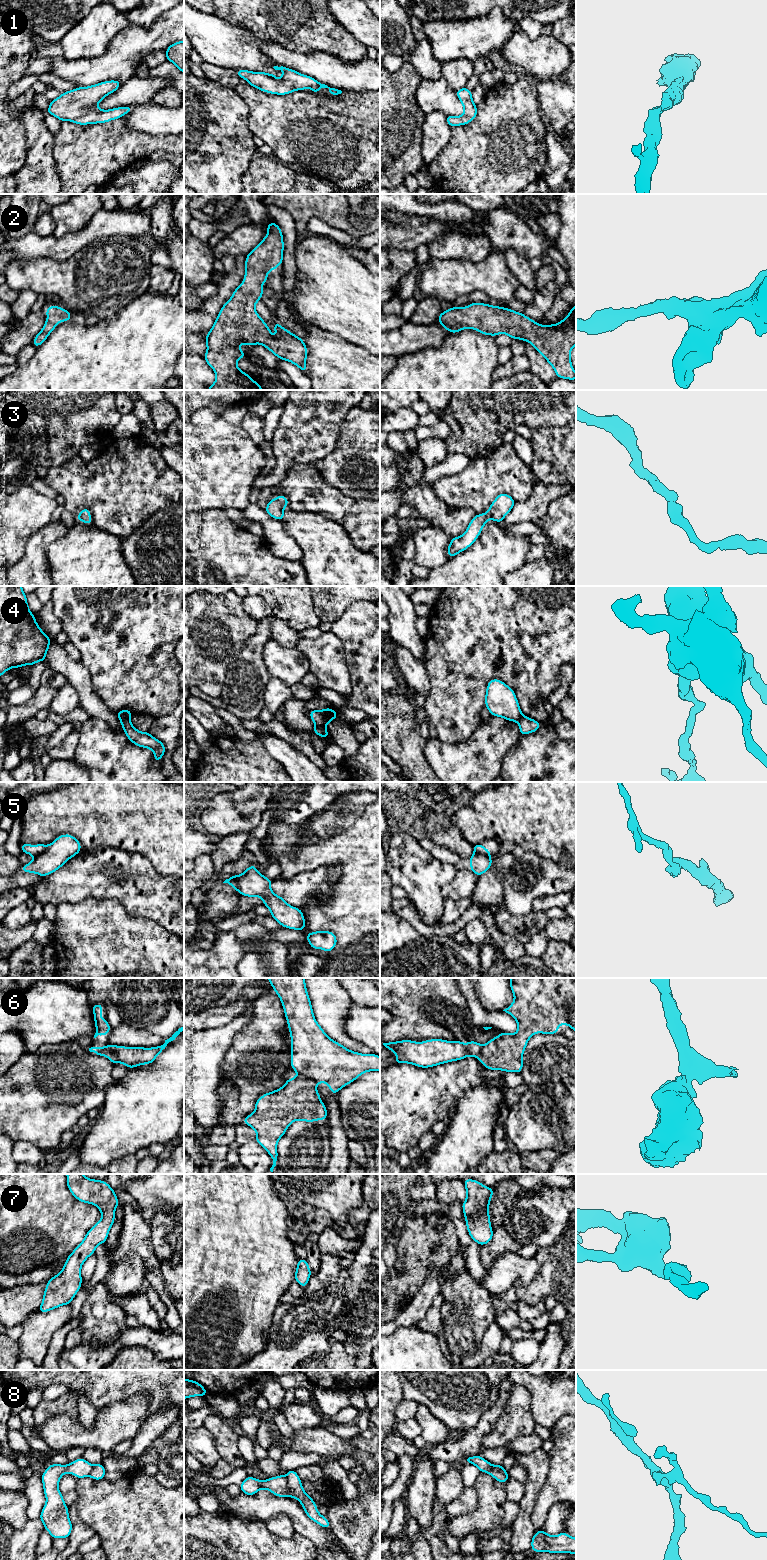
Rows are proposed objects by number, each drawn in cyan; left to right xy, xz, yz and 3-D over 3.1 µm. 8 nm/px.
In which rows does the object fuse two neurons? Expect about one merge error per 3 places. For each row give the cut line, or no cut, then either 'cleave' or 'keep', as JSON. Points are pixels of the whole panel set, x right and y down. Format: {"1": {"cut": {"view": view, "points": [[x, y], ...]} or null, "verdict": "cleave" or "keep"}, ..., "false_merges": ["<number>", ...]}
{"1": {"cut": null, "verdict": "keep"}, "2": {"cut": null, "verdict": "keep"}, "3": {"cut": null, "verdict": "keep"}, "4": {"cut": {"view": "xz", "points": [[325, 725], [315, 727]]}, "verdict": "cleave"}, "5": {"cut": {"view": "xz", "points": [[233, 876], [238, 891]]}, "verdict": "cleave"}, "6": {"cut": {"view": "xz", "points": [[298, 1074], [311, 1078], [316, 1083]]}, "verdict": "cleave"}, "7": {"cut": null, "verdict": "keep"}, "8": {"cut": {"view": "xz", "points": [[285, 1476], [288, 1496]]}, "verdict": "cleave"}, "false_merges": ["4", "5", "6", "8"]}

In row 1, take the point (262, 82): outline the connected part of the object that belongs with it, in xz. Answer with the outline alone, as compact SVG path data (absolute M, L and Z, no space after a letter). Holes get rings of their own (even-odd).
M273 67L275 70L282 70L283 75L280 79L275 77L275 74L268 74L266 72L252 72L249 70L239 69L236 71L241 79L246 79L249 85L257 88L263 92L286 95L297 90L312 89L314 94L318 94L321 88L328 88L329 92L333 95L341 94L342 91L330 88L322 84L314 78L301 74L295 70L286 67Z

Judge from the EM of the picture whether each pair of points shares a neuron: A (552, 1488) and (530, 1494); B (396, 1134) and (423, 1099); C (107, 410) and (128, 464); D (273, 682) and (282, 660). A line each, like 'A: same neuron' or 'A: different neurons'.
A: different neurons
B: same neuron
C: different neurons
D: different neurons

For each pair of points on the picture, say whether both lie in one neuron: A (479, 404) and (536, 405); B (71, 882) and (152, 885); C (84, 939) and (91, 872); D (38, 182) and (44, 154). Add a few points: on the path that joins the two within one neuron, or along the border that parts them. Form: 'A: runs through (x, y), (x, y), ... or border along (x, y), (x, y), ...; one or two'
A: runs through (493, 404), (522, 404); one
B: runs through (91, 882), (107, 882), (120, 888), (132, 888); one
C: border along (112, 897), (86, 896), (78, 902), (66, 901); two
D: runs through (38, 175), (38, 161); one

